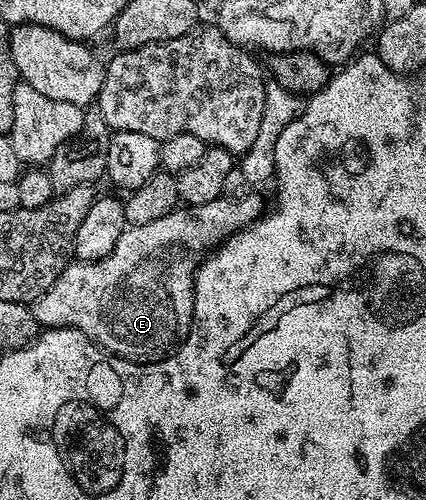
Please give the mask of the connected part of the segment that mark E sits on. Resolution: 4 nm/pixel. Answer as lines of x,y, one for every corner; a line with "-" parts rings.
244,196
241,200
228,199
221,198
184,210
188,212
177,210
166,214
166,218
158,218
158,222
146,222
146,226
125,227
122,238
118,238
114,250
110,250
106,258
69,263
54,286
50,286
50,290
46,290
46,294
42,294
42,298
31,305
34,318
45,329
66,327
78,330
105,352
121,356
124,360
154,364
165,359
188,335
188,327
192,324
196,269
200,267
206,254
265,215
266,207
264,208
264,200
260,196

